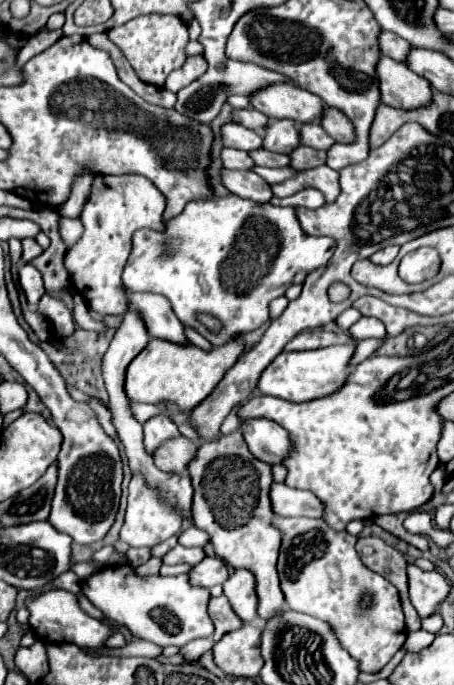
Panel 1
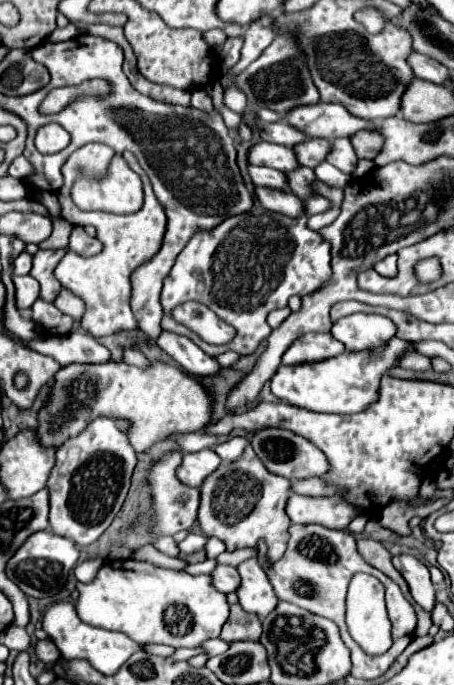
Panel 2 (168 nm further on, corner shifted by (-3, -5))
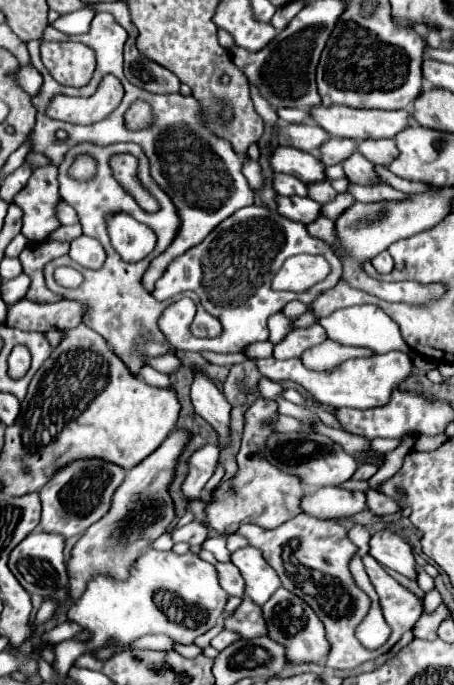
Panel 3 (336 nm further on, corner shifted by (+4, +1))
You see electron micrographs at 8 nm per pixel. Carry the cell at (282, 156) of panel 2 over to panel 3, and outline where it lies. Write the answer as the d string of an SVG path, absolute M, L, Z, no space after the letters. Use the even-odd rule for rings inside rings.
M277 147L271 151L271 165L277 173L287 173L299 177L303 183L325 181L325 165L317 155L307 155L305 151L295 151L293 147Z

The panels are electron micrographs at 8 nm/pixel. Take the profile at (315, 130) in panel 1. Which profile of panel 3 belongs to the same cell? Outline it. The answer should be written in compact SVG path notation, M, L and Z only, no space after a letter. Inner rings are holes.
M361 153L351 155L351 159L347 159L347 163L343 163L345 175L357 183L357 185L379 185L383 183L379 173L375 171L375 165L371 161L367 161Z

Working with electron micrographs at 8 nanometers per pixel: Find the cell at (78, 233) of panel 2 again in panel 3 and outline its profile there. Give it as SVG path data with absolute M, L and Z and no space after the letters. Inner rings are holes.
M81 235L79 239L71 241L69 257L87 269L99 269L105 263L105 251L103 251L101 243L87 235Z

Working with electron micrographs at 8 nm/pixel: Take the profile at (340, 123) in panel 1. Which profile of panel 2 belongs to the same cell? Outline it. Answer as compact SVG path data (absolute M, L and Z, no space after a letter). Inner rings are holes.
M362 129L350 137L350 143L360 159L374 159L382 147L382 135L372 129Z

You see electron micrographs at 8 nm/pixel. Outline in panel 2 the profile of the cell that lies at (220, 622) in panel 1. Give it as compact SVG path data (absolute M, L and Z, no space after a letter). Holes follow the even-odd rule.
M230 605L230 617L222 627L220 639L226 643L232 641L258 641L262 633L262 623L250 613L242 613L240 605Z

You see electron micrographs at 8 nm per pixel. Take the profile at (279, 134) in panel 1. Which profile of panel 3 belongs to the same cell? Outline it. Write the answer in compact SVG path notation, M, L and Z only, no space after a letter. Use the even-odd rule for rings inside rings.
M331 137L331 139L319 149L319 155L321 155L321 159L323 159L325 165L337 165L337 163L343 163L345 159L349 159L355 151L357 151L357 141Z

